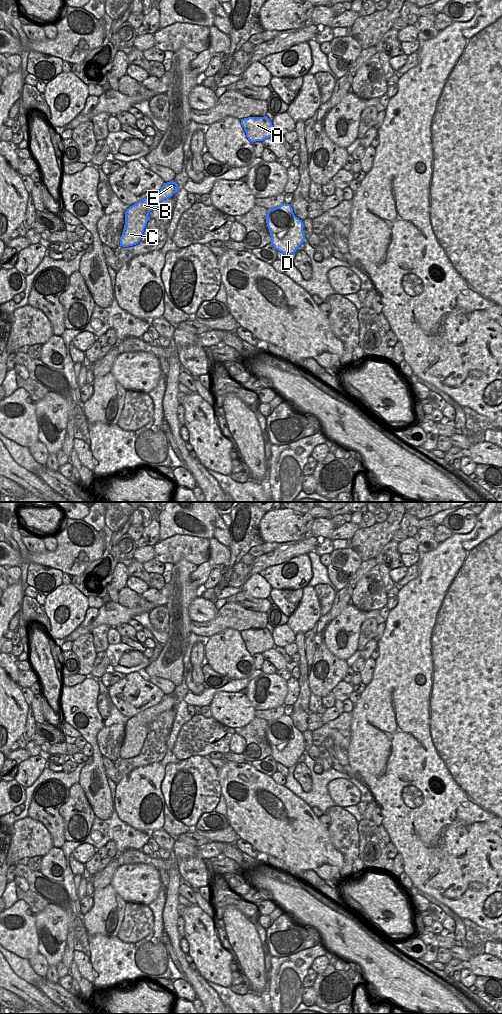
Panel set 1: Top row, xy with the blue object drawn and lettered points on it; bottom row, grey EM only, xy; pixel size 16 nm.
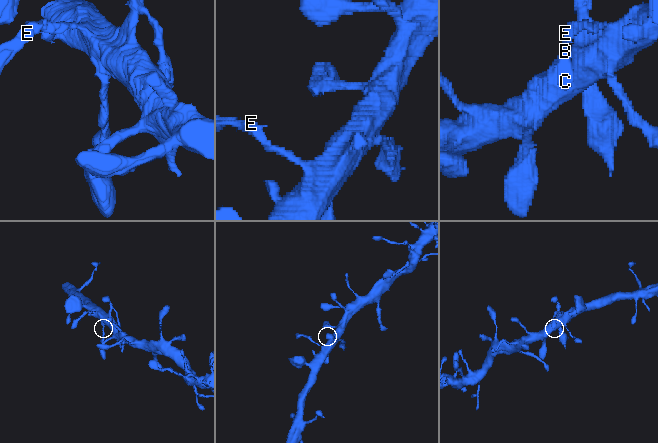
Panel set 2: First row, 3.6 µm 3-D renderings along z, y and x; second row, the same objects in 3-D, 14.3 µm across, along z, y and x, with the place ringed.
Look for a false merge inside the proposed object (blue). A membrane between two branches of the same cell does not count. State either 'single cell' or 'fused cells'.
single cell

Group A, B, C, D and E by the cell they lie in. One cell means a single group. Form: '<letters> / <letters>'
A B C D E

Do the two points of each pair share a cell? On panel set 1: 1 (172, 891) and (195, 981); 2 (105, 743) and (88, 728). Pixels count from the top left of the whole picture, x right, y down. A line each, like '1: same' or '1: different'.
1: same
2: different

